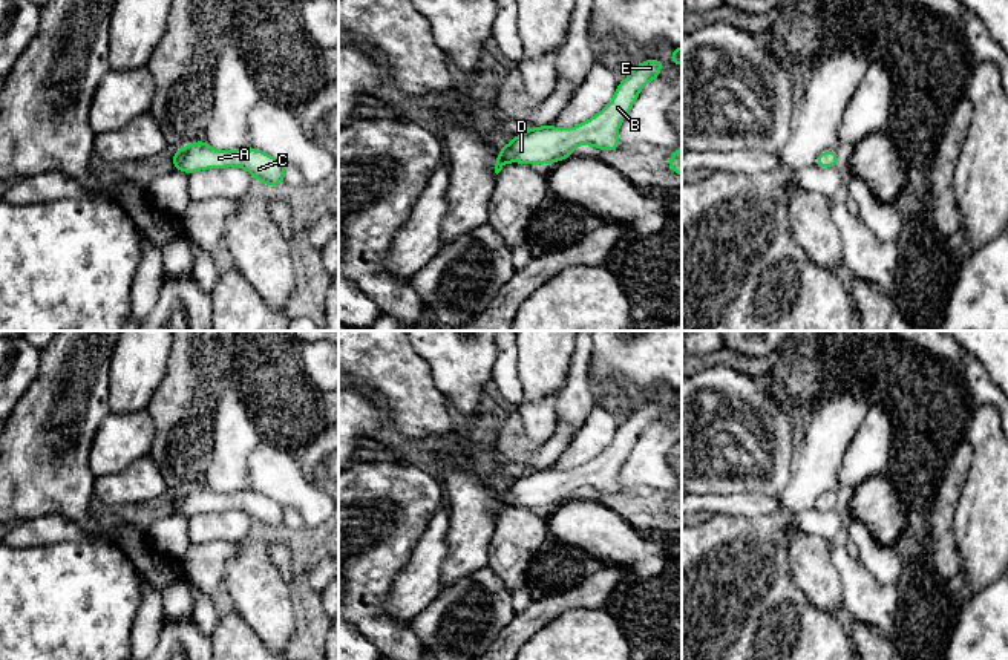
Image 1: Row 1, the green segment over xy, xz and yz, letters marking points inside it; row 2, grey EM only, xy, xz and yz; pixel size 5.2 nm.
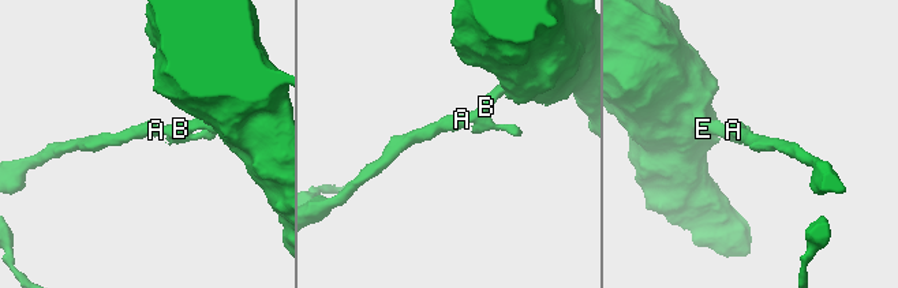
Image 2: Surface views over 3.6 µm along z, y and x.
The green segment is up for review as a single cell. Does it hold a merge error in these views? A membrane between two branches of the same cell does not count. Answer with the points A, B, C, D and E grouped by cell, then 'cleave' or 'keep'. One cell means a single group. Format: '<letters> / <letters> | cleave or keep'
A B C D E | keep

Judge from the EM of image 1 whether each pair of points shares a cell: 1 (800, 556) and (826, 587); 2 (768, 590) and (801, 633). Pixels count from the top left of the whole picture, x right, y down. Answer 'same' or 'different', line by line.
1: same
2: same

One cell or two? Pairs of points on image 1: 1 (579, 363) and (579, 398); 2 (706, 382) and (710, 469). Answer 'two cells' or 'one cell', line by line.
1: one cell
2: one cell

